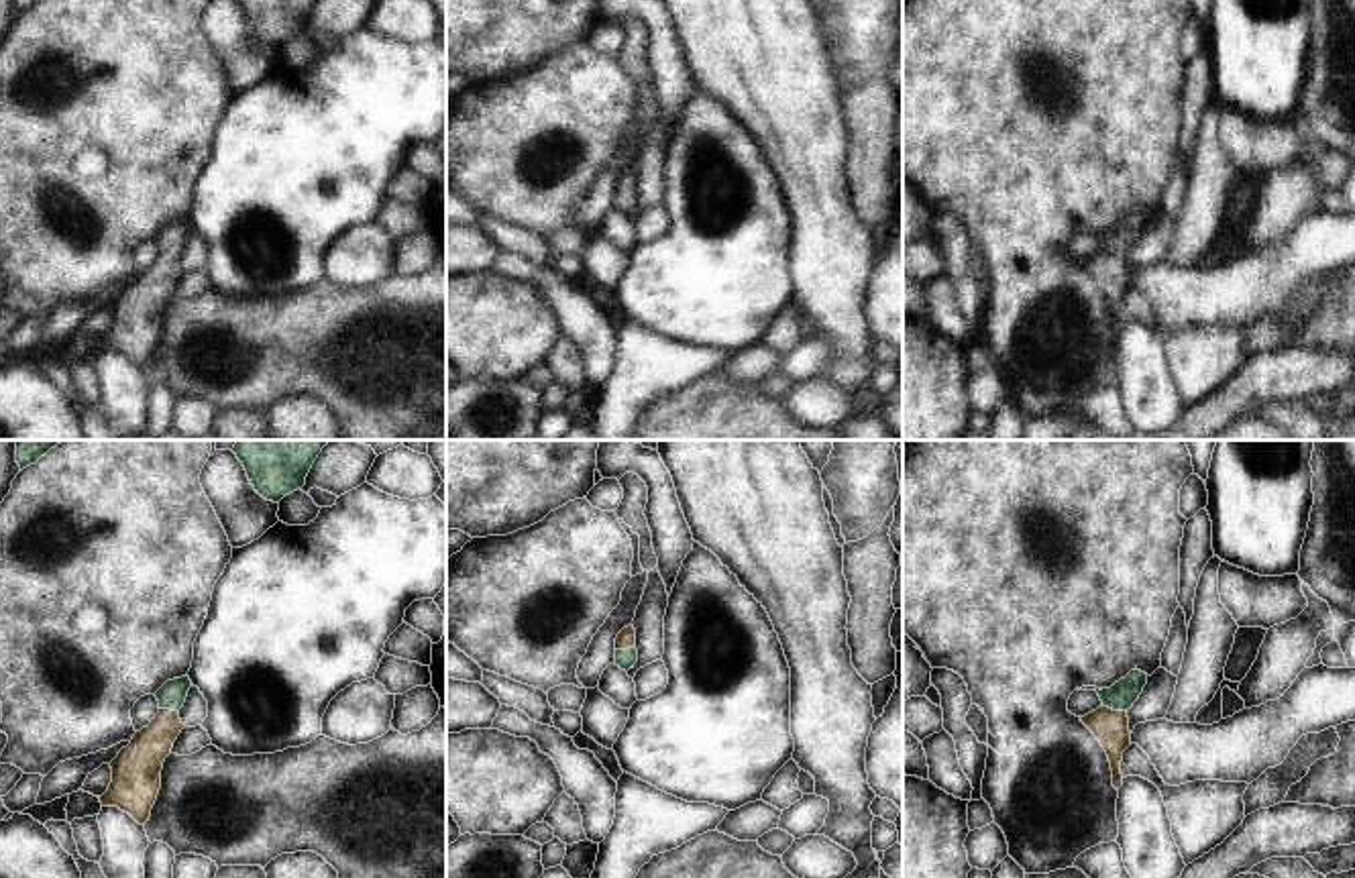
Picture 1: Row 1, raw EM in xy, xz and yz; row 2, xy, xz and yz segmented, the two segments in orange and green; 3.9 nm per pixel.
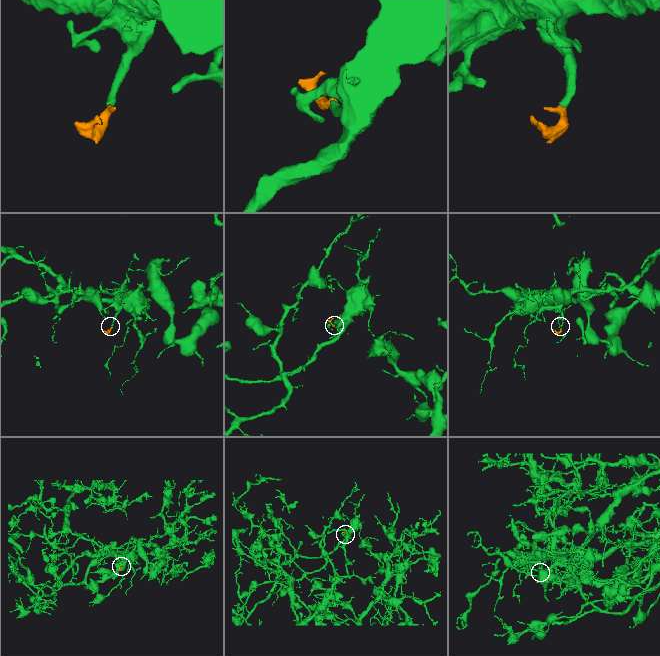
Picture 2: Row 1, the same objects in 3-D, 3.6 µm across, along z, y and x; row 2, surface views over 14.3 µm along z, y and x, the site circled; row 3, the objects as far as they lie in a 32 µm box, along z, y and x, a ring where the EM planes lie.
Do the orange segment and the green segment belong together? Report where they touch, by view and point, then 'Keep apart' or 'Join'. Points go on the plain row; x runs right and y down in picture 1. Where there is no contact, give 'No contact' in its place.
Touches orange at yz (1115, 255). Join.

